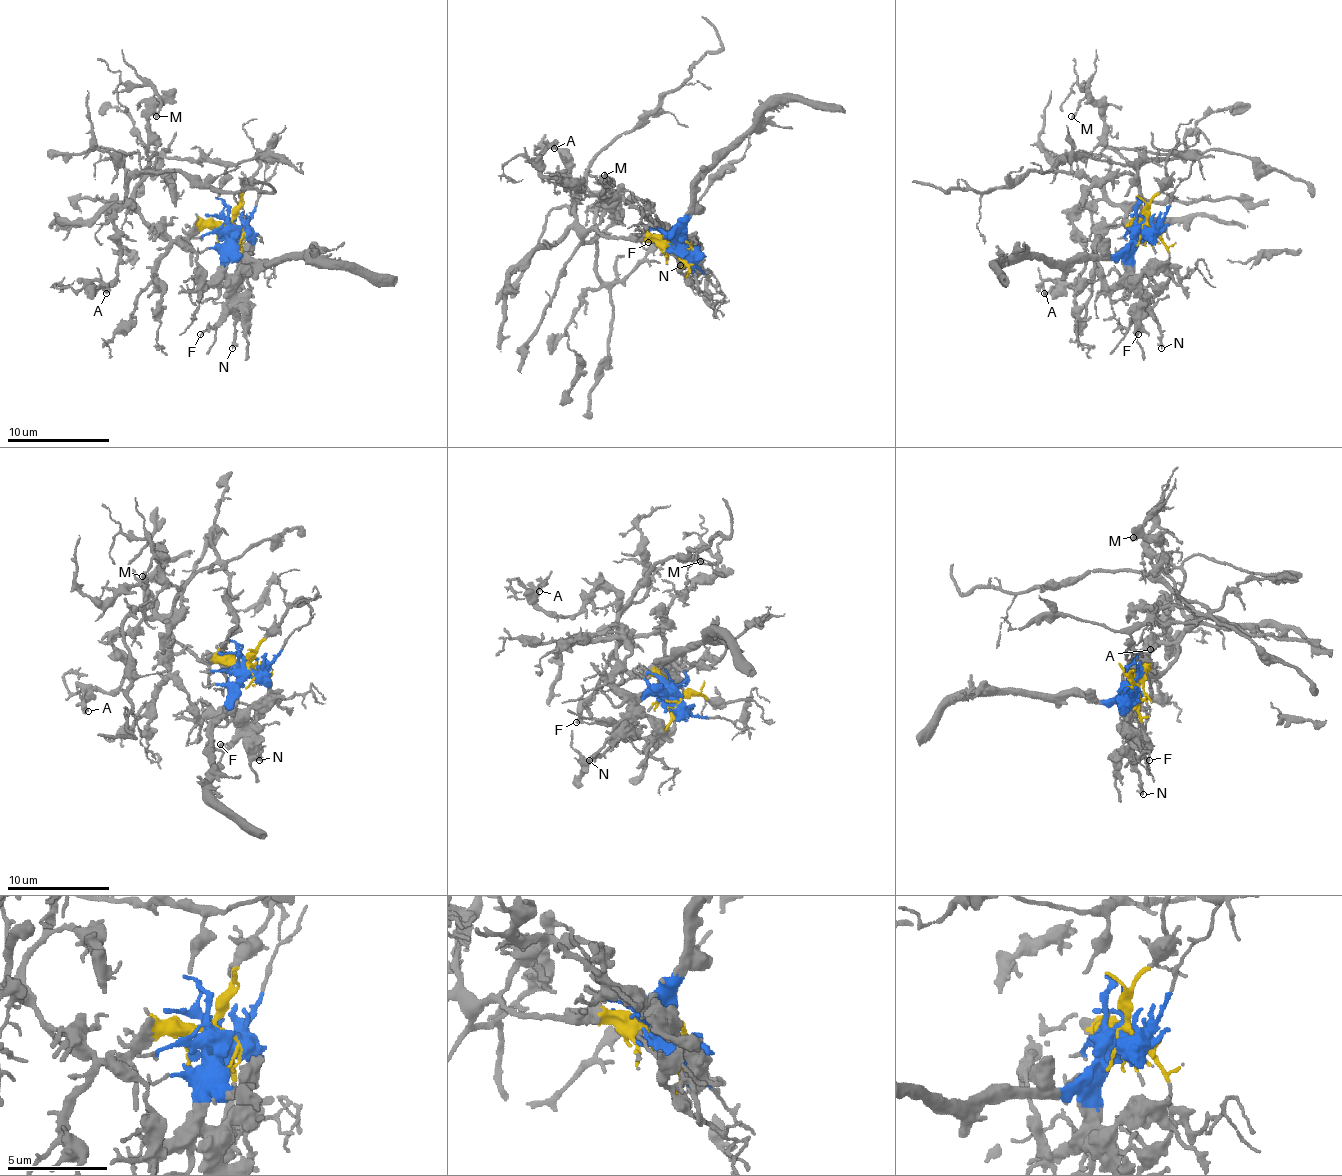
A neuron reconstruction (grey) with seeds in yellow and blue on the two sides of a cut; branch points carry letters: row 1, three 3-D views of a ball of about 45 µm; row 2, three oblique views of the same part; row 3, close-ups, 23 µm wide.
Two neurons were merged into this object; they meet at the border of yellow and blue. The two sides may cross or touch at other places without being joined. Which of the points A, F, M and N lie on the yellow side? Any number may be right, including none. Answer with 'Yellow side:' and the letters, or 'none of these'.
Yellow side: A, M

